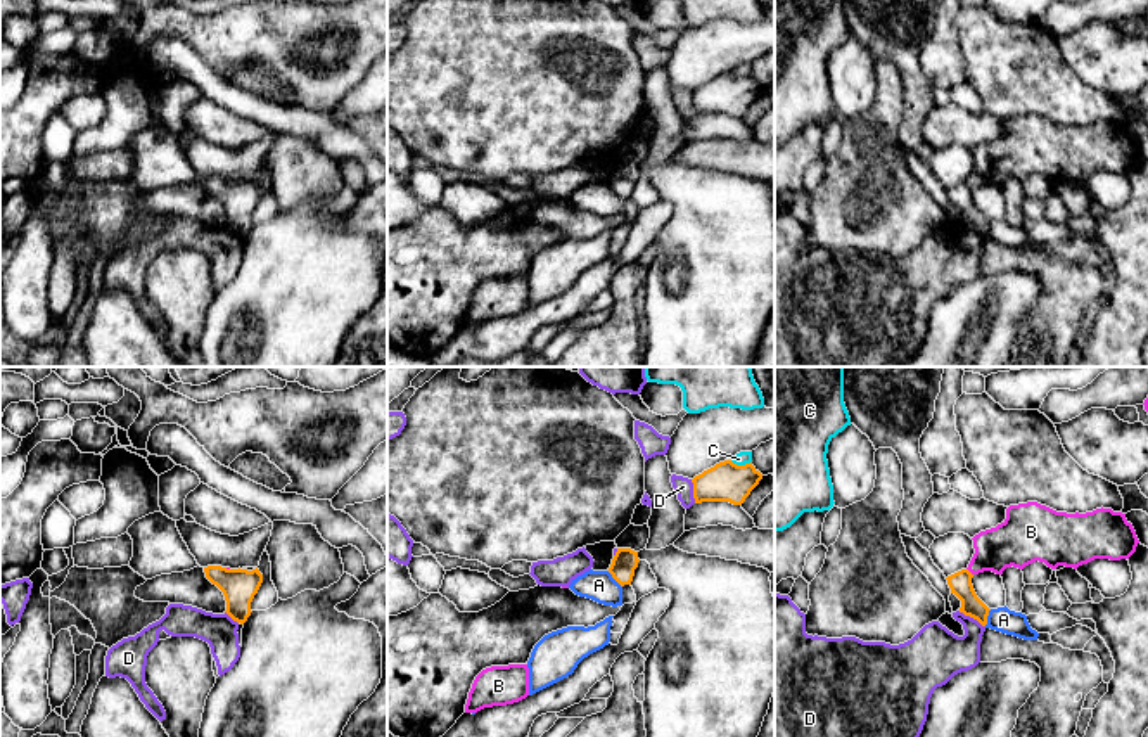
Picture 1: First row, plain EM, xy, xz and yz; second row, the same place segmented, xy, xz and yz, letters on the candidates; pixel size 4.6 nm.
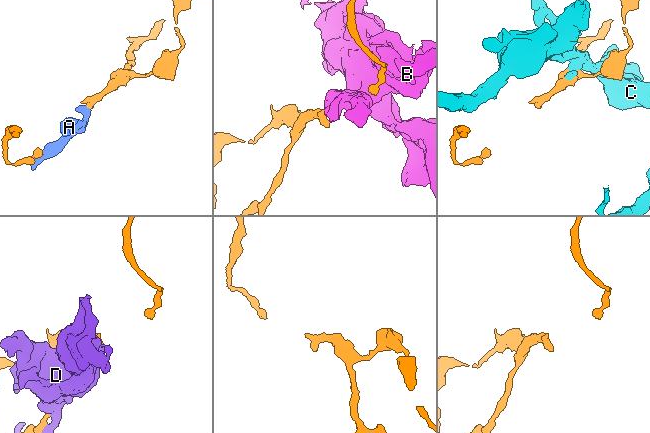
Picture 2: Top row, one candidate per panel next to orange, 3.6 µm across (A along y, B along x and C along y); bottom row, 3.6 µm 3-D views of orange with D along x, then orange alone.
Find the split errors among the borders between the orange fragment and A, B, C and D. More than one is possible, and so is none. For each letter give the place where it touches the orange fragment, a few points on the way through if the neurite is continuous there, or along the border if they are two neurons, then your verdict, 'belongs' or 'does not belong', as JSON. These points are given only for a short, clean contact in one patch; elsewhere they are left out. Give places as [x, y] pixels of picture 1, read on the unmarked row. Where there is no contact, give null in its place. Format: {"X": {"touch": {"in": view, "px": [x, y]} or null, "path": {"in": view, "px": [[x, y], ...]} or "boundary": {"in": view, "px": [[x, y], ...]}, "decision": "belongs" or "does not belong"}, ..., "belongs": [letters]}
{"A": {"touch": {"in": "yz", "px": [986, 230]}, "boundary": {"in": "yz", "px": [[991, 222], [984, 237]]}, "decision": "does not belong"}, "B": {"touch": {"in": "yz", "px": [969, 184]}, "boundary": {"in": "yz", "px": [[967, 180], [972, 187]]}, "decision": "does not belong"}, "C": {"touch": {"in": "xz", "px": [740, 78]}, "decision": "does not belong"}, "D": {"touch": {"in": "yz", "px": [972, 229]}, "decision": "does not belong"}, "belongs": []}

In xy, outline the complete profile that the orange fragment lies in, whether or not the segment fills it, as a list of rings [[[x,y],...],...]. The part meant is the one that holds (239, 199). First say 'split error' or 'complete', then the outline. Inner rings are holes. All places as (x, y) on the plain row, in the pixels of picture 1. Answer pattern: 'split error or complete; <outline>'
complete; [[[207,178],[204,180],[206,190],[216,197],[226,213],[226,227],[244,237],[251,228],[251,215],[258,206],[263,187],[259,182],[226,182],[221,178]]]

